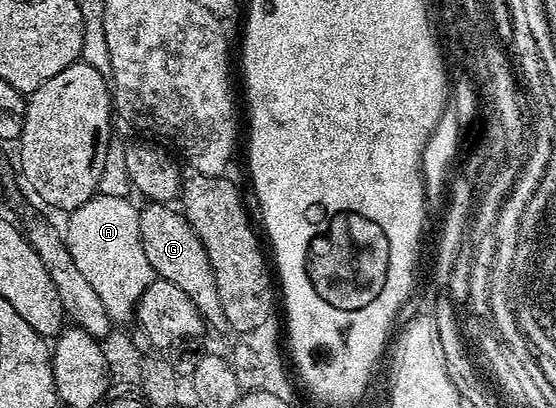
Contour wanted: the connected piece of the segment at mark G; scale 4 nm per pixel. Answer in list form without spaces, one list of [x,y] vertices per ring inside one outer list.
[[[152,200],[140,206],[139,235],[143,252],[147,254],[147,263],[151,263],[154,274],[160,280],[175,283],[179,291],[185,292],[187,299],[195,303],[210,330],[228,330],[229,323],[227,315],[223,315],[223,303],[219,301],[219,287],[213,274],[211,259],[207,259],[207,251],[199,235],[195,235],[184,212],[180,208],[172,209],[173,207],[172,204]]]

